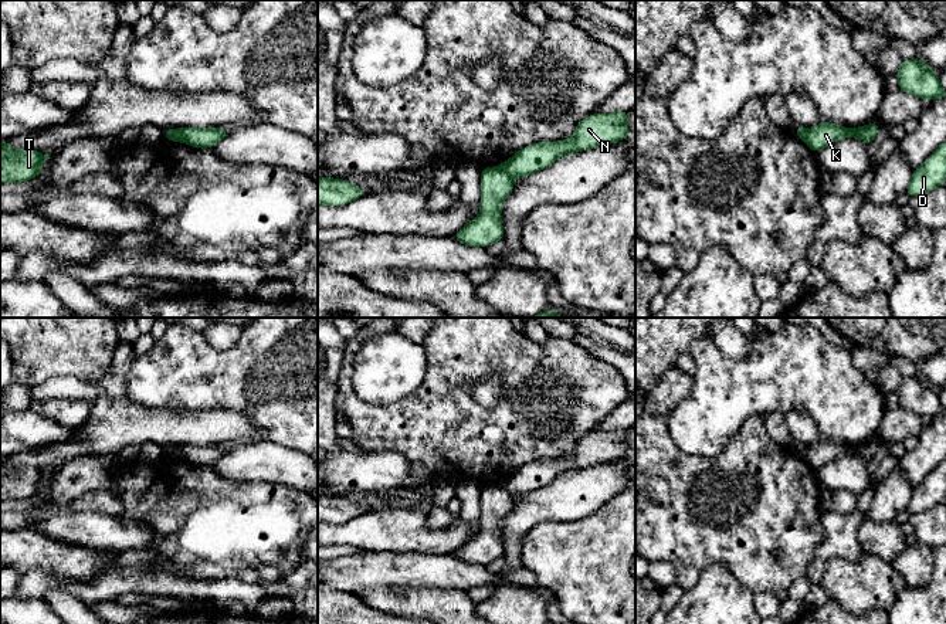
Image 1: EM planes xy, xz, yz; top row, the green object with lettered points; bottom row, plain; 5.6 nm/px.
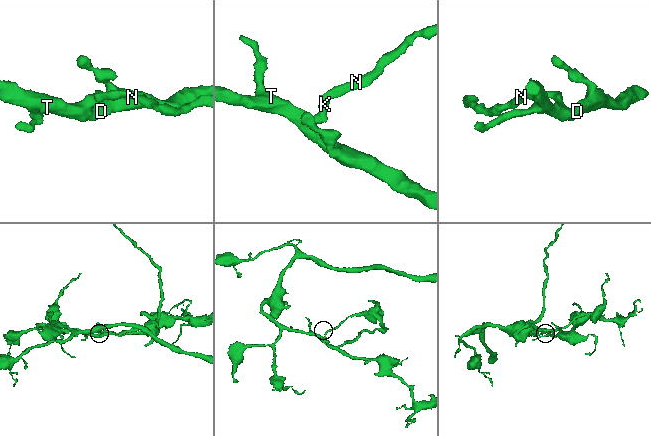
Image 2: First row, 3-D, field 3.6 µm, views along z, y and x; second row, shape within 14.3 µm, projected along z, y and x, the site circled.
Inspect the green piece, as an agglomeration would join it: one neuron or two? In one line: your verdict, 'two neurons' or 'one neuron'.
two neurons

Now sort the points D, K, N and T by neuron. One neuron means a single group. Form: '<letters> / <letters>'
D K T / N

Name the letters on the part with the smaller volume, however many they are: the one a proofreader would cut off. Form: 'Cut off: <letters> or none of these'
Cut off: N

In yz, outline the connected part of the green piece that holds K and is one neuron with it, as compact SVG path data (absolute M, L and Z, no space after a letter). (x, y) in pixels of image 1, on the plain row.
M823 438L817 444L810 445L807 448L804 459L814 471L841 455L862 457L869 464L874 459L878 448L879 448L879 442L875 440L864 442L862 445L850 447Z

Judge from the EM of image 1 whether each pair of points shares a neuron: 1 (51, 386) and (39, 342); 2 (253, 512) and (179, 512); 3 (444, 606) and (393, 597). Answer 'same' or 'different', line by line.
1: different
2: same
3: same

